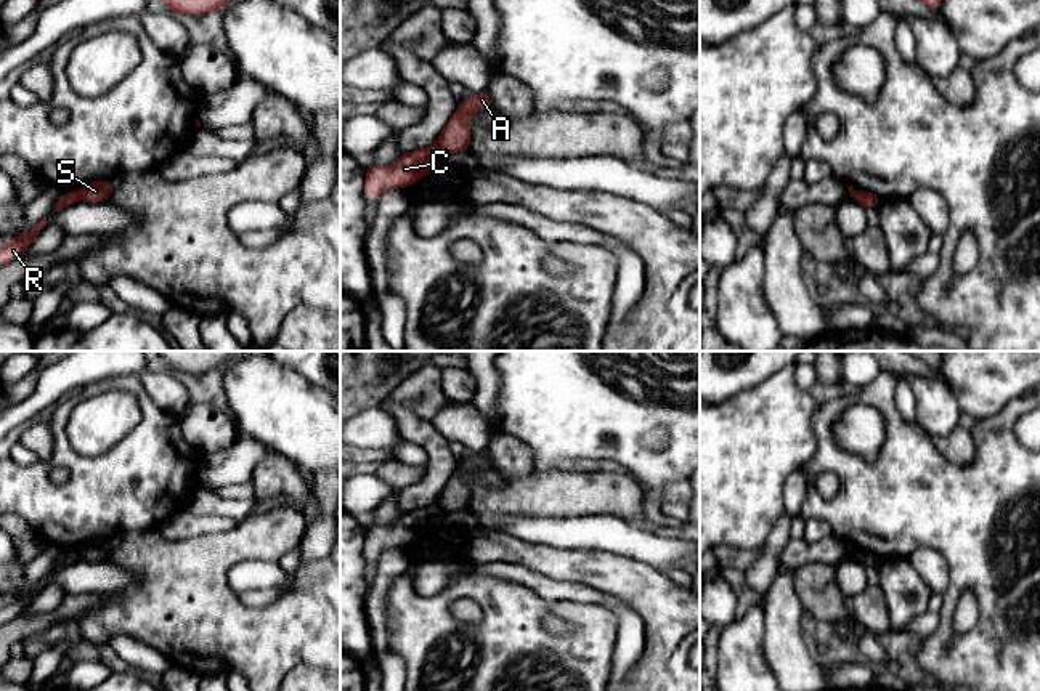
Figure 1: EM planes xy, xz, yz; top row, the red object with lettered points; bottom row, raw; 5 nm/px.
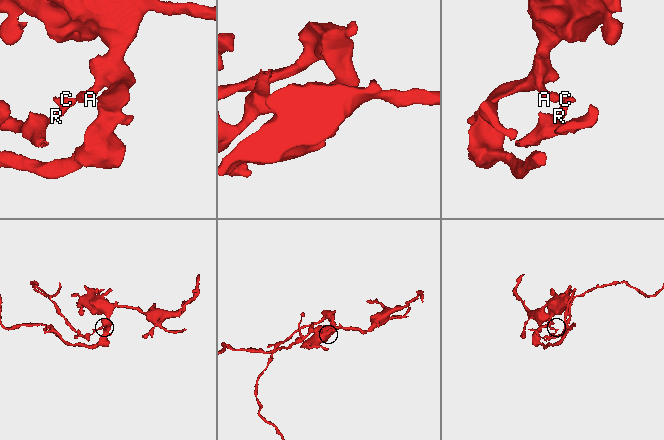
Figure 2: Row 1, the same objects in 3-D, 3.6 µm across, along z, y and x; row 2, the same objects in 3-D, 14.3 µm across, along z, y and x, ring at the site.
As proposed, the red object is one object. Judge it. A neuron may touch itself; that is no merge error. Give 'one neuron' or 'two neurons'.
two neurons

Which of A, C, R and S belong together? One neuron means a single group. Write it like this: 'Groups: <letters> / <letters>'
Groups: A S / C R

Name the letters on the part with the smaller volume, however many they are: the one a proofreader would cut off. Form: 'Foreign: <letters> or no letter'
Foreign: C, R

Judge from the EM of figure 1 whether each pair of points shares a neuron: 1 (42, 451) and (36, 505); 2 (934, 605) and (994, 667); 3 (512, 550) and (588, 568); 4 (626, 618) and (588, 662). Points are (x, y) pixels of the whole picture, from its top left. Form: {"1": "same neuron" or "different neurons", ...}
{"1": "different neurons", "2": "different neurons", "3": "same neuron", "4": "different neurons"}

